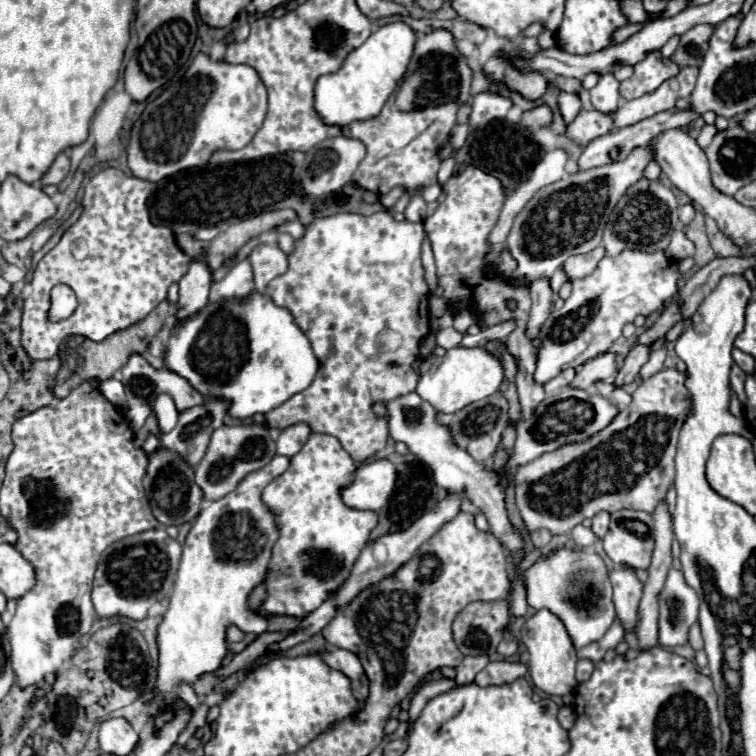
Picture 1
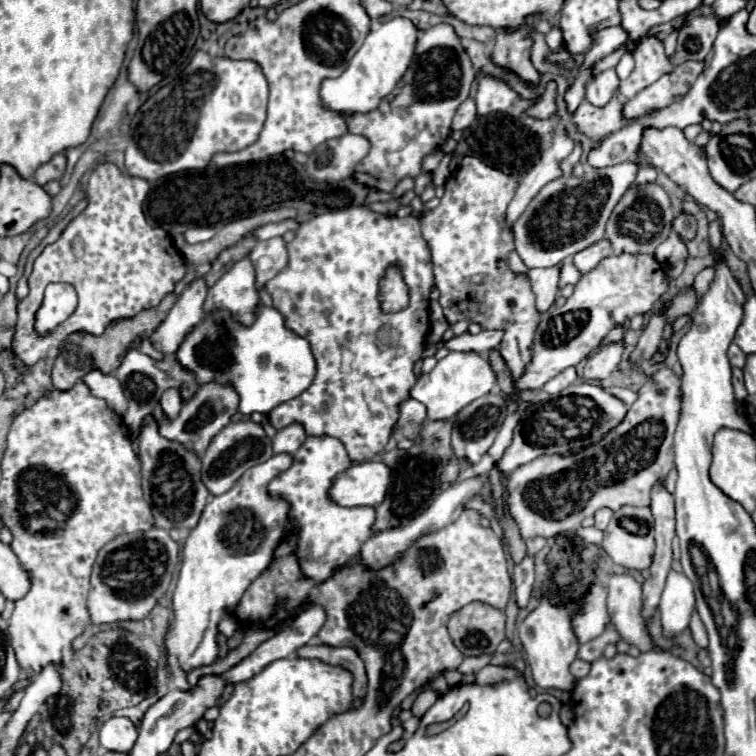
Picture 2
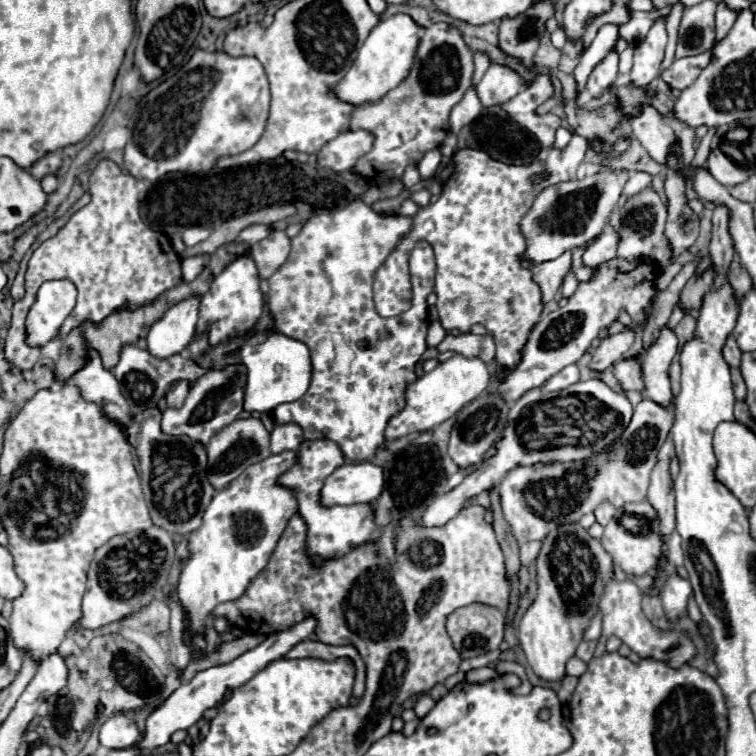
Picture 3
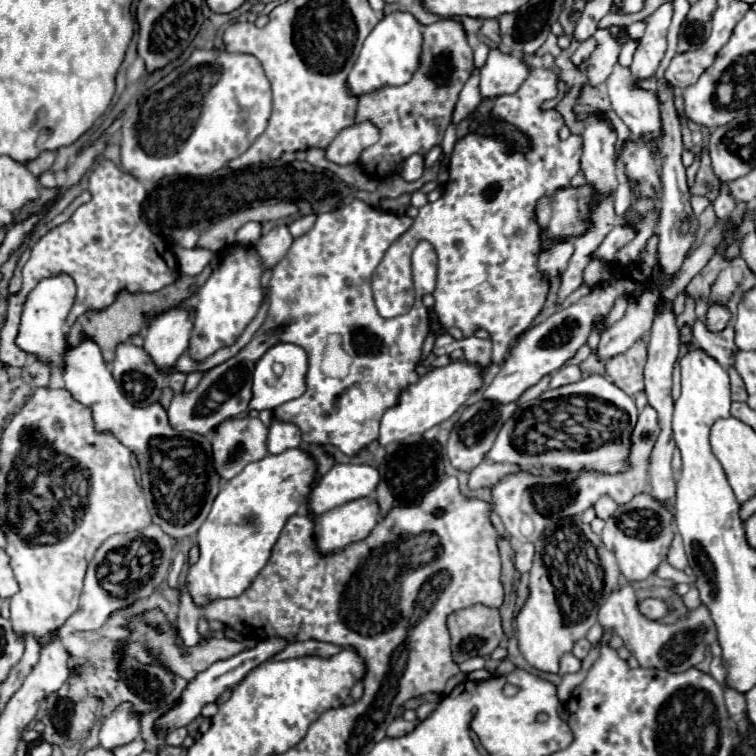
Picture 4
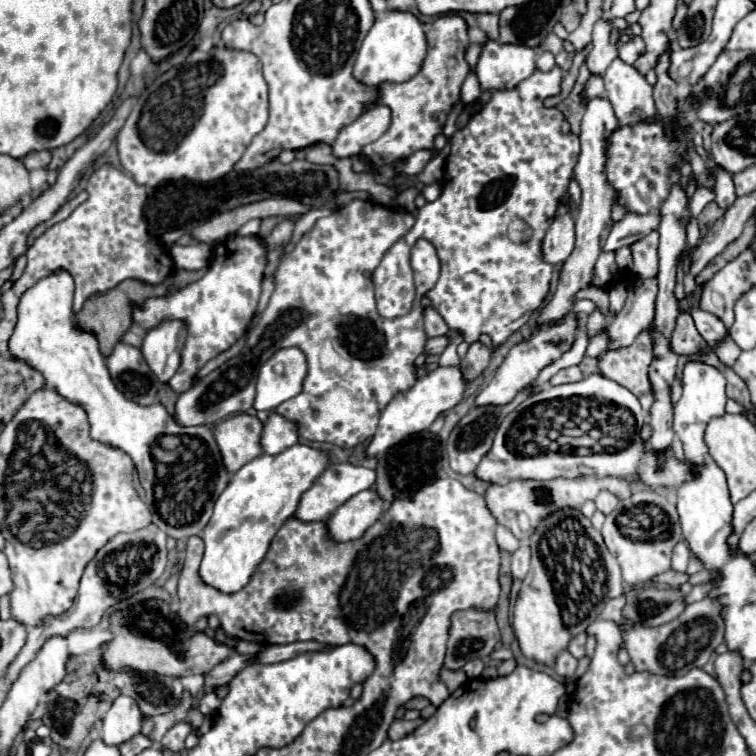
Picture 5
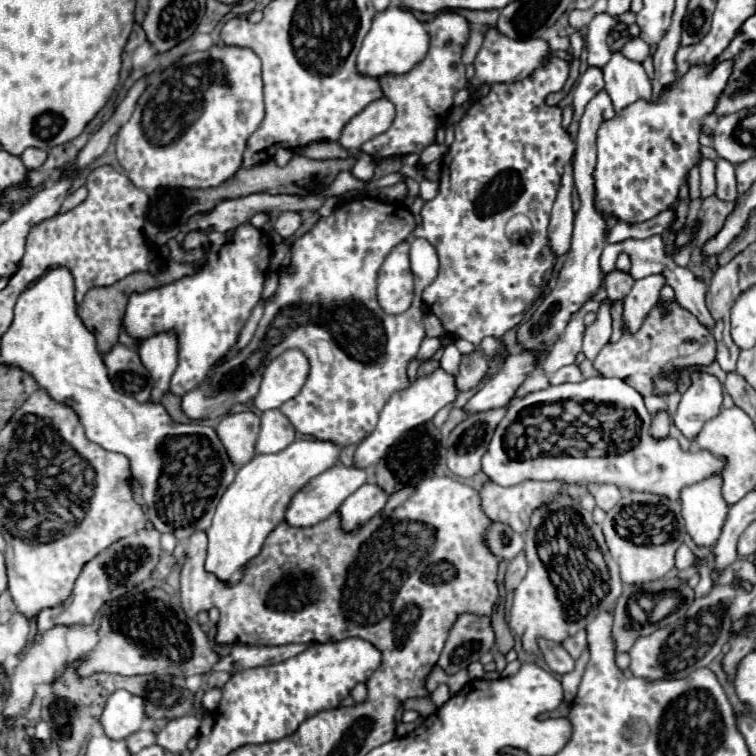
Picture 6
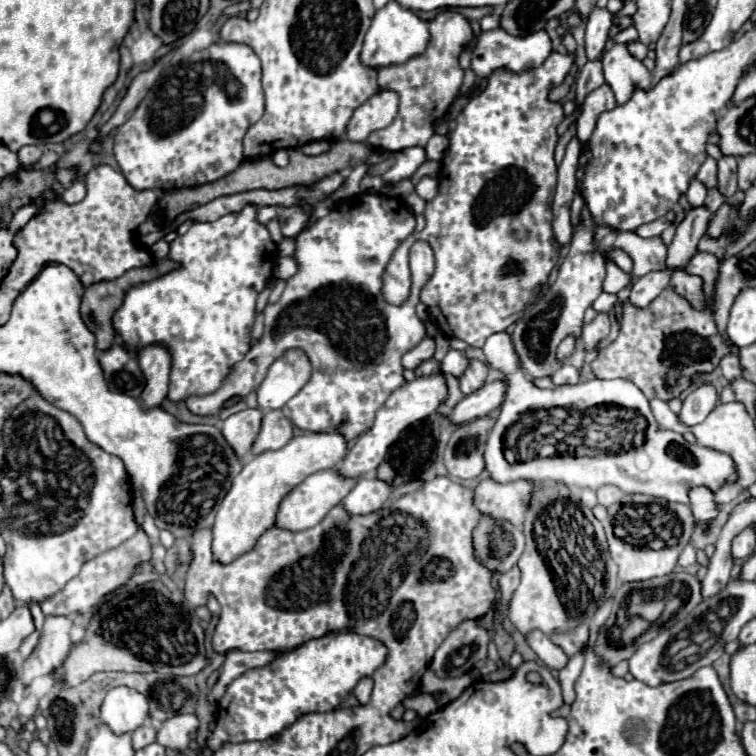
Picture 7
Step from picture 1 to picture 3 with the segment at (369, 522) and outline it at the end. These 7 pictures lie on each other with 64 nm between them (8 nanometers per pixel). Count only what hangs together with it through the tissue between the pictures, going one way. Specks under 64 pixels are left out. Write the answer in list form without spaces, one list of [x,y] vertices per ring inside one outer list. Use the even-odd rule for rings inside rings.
[[[304,440],[298,450],[298,462],[292,470],[280,476],[280,484],[288,486],[296,492],[298,512],[308,524],[308,544],[306,550],[316,564],[322,564],[330,558],[340,558],[352,548],[370,540],[376,530],[374,524],[374,506],[370,504],[352,504],[352,506],[336,506],[324,508],[320,504],[320,490],[326,476],[330,476],[338,466],[344,464],[342,450],[332,440]]]

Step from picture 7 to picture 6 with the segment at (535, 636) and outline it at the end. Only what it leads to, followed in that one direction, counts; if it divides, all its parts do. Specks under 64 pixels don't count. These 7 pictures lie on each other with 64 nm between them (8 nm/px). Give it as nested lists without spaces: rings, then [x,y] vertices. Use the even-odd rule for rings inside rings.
[[[538,640],[540,652],[552,672],[566,674],[574,668],[574,658],[562,648],[562,644],[552,644],[552,640]]]

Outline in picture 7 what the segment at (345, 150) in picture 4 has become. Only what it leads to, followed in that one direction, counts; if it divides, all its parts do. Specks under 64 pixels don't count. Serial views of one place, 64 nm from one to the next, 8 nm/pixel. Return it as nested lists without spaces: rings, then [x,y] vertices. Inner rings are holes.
[[[380,88],[376,96],[370,96],[356,108],[346,130],[346,138],[352,142],[364,142],[370,132],[386,128],[398,112],[398,96],[388,88]]]

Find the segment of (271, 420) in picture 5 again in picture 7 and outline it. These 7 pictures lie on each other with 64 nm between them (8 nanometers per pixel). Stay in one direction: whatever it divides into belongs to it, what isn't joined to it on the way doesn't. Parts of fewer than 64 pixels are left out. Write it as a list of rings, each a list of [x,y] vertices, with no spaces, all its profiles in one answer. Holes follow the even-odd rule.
[[[282,410],[266,412],[262,418],[262,430],[256,436],[250,452],[256,456],[256,454],[266,452],[266,450],[282,448],[290,438],[292,438],[292,424],[282,414]]]

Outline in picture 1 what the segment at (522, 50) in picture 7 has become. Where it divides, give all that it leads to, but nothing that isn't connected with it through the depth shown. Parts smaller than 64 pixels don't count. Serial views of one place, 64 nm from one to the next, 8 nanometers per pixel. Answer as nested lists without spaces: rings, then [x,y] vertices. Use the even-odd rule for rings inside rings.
[[[480,92],[472,98],[472,114],[470,114],[470,124],[474,128],[482,128],[488,122],[496,118],[504,118],[506,112],[510,110],[512,100],[496,94],[496,92]]]

